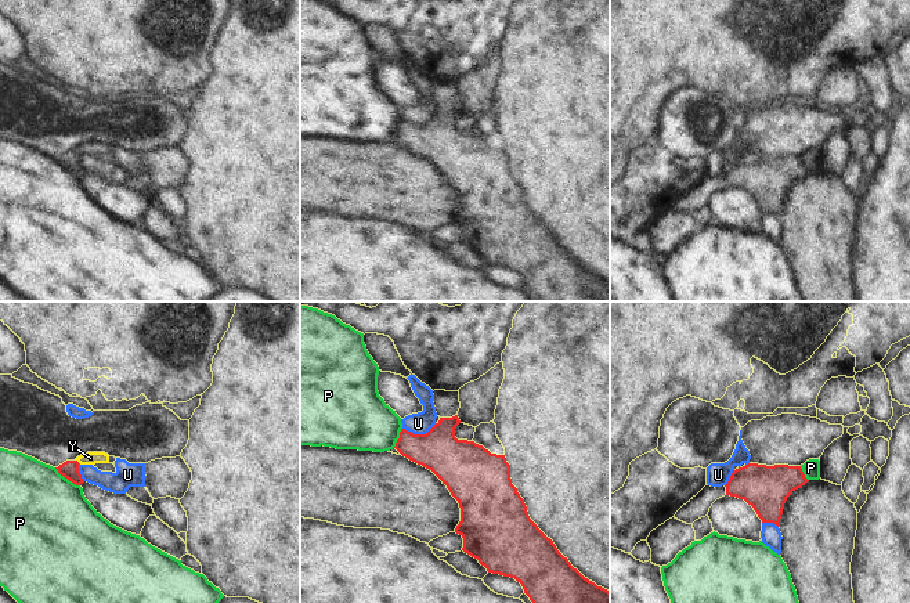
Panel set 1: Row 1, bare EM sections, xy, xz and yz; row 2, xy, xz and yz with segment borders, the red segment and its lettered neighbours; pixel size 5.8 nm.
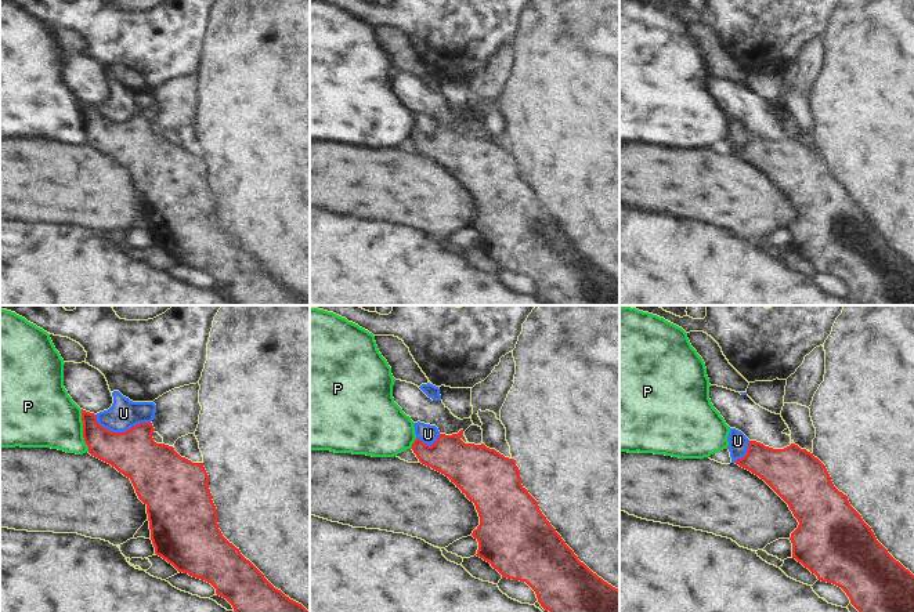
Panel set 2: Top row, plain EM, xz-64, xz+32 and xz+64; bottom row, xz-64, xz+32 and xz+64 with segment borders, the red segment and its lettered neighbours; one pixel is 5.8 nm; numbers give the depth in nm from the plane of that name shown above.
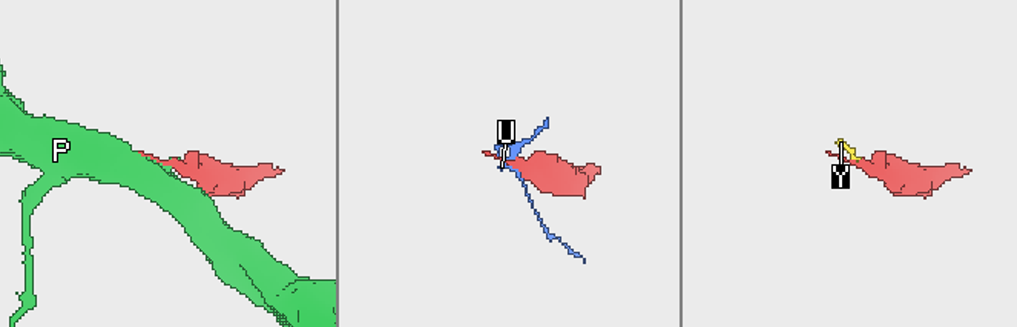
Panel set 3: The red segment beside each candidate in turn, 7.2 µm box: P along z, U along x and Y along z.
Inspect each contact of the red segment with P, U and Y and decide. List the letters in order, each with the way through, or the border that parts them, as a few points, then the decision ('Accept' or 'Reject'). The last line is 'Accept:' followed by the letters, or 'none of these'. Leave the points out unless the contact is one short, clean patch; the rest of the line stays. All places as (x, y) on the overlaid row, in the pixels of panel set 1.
P: Reject
U: Reject
Y: Boundary: xy (75, 459), (79, 462). Reject
Accept: none of these

